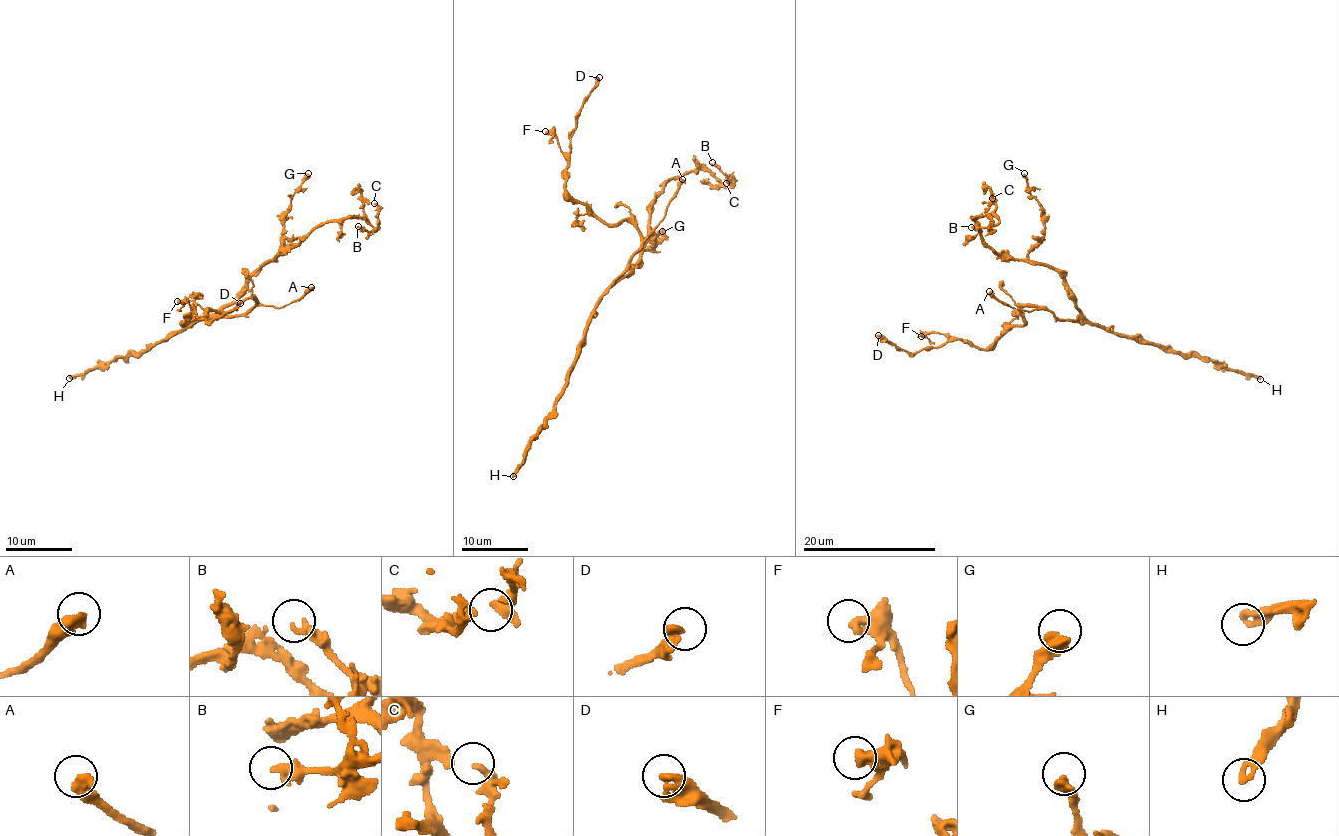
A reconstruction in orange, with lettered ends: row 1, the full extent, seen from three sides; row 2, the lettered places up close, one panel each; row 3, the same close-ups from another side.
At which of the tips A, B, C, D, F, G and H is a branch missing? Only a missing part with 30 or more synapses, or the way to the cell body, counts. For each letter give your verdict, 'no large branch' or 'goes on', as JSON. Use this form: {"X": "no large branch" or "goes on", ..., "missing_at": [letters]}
{"A": "no large branch", "B": "no large branch", "C": "no large branch", "D": "goes on", "F": "no large branch", "G": "no large branch", "H": "no large branch", "missing_at": ["D"]}

